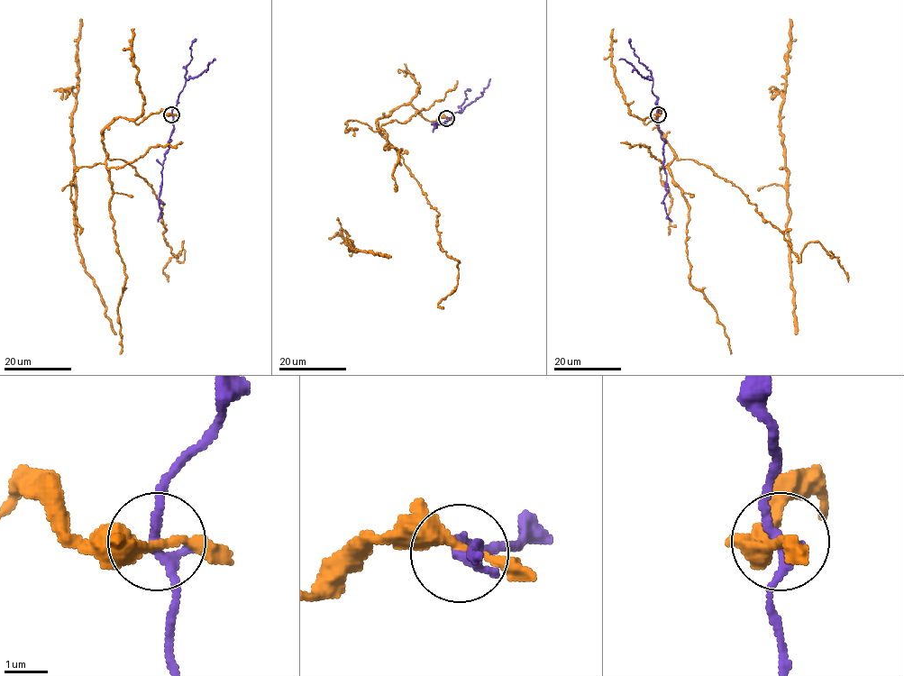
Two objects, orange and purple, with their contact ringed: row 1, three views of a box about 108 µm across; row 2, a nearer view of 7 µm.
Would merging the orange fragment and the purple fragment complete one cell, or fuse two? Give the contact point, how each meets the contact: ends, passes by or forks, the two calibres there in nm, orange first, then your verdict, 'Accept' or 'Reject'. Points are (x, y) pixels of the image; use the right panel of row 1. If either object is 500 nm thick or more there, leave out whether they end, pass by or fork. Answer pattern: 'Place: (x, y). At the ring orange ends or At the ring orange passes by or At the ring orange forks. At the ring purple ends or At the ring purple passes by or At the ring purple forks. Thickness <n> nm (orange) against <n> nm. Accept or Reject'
Place: (658, 114). At the ring orange passes by. At the ring purple passes by. Thickness 280 nm (orange) against 200 nm. Reject

